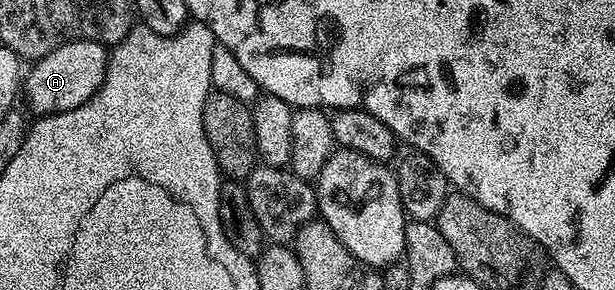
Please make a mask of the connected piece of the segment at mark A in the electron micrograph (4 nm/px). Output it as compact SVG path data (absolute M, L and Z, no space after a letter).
M78 40L65 46L57 46L57 50L34 61L30 65L31 73L28 76L26 73L25 76L25 96L27 92L28 104L26 107L32 113L35 111L36 117L42 118L52 116L55 112L73 110L89 102L89 98L97 94L107 73L109 67L107 52L108 49L102 44L92 40Z

